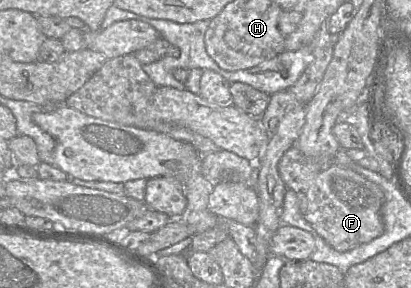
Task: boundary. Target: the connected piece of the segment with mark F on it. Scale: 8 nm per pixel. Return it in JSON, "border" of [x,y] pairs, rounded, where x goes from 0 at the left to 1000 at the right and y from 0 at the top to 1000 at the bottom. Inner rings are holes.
{"border":[[[720,503],[676,566],[676,597],[698,656],[720,667],[732,743],[810,865],[837,875],[900,840],[934,806],[927,653],[810,556],[747,549]]]}

